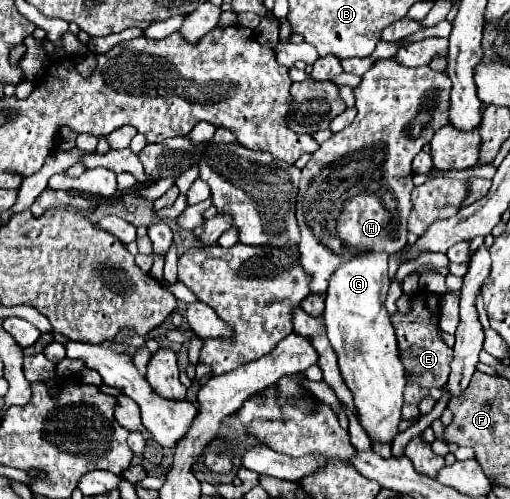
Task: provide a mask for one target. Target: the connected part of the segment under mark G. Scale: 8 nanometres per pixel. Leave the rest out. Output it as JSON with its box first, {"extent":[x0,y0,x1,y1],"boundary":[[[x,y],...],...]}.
{"extent":[324,253,404,441],"boundary":[[[368,253],[340,265],[328,285],[324,323],[346,387],[354,397],[358,423],[374,441],[394,441],[404,405],[404,365],[400,359],[396,333],[384,307],[388,277],[388,255]]]}

